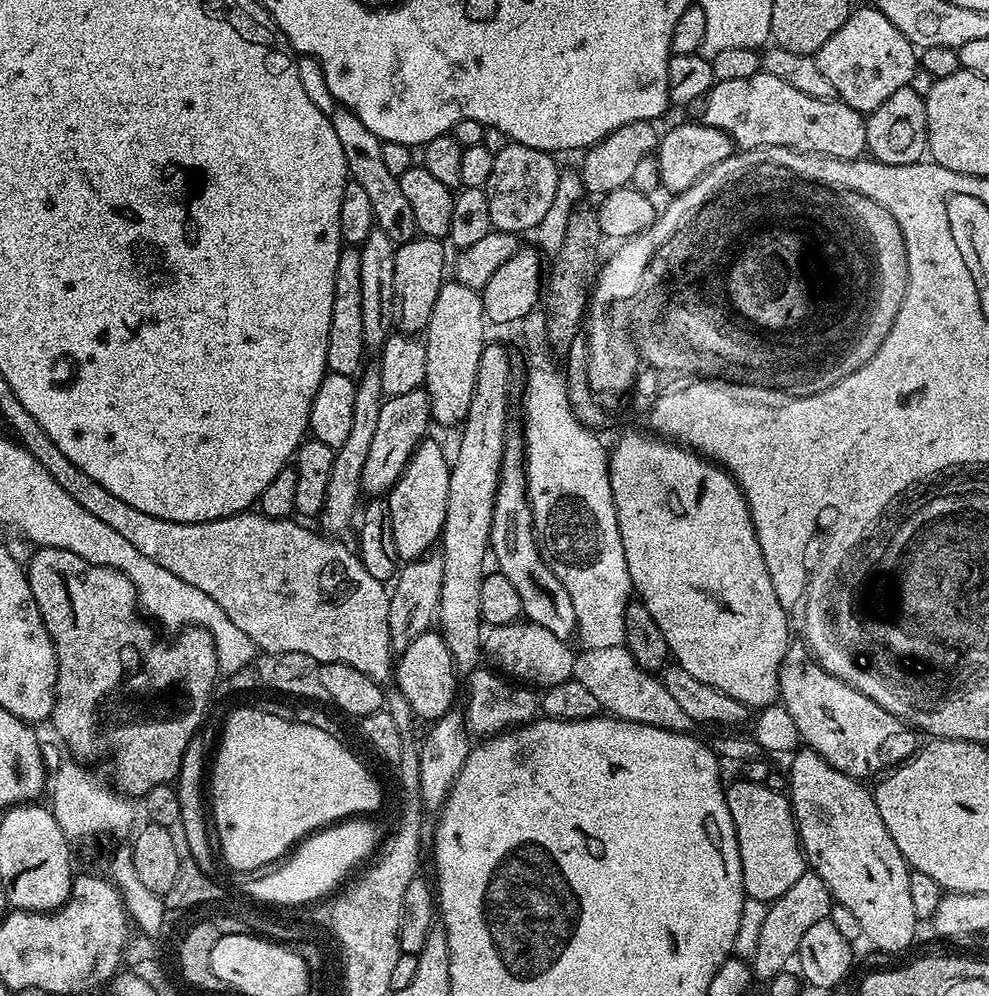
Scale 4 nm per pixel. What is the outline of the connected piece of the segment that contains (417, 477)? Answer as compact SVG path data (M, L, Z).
M426 438L412 452L398 482L386 494L390 506L390 526L394 534L394 550L401 561L407 562L426 555L437 547L446 522L446 497L450 494L450 460L433 438Z

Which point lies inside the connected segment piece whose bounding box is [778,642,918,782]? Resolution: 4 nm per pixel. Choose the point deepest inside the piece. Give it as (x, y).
(851, 732)

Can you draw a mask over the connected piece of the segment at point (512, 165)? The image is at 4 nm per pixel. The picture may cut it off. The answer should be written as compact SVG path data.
M510 142L494 158L490 178L483 186L490 202L490 222L498 232L531 233L546 218L550 202L554 202L554 190L558 190L561 169L556 168L557 157L530 146Z

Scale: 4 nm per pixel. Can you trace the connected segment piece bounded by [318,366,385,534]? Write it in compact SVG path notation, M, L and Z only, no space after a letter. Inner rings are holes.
M365 367L359 373L356 380L354 423L350 426L350 434L346 437L346 442L342 442L342 446L335 449L334 467L330 470L330 482L326 485L326 500L318 517L318 523L321 524L319 527L328 534L340 534L336 532L342 531L351 520L353 523L358 512L358 505L361 503L362 466L366 463L370 442L374 439L374 429L378 426L380 406L385 399L379 367L367 368ZM356 503L358 503L357 508Z

